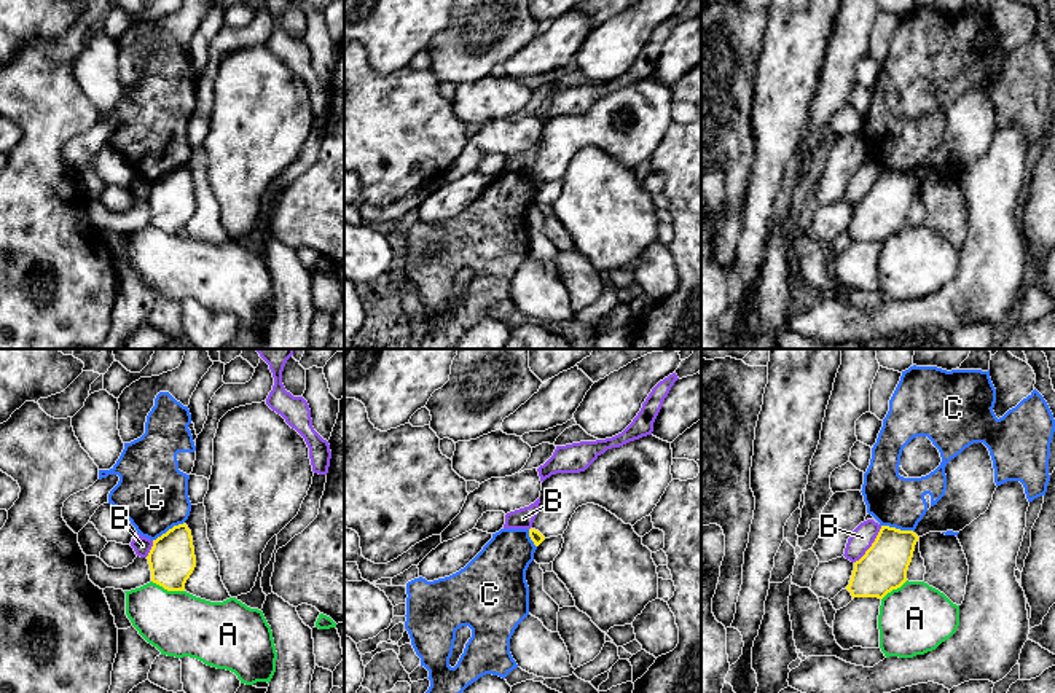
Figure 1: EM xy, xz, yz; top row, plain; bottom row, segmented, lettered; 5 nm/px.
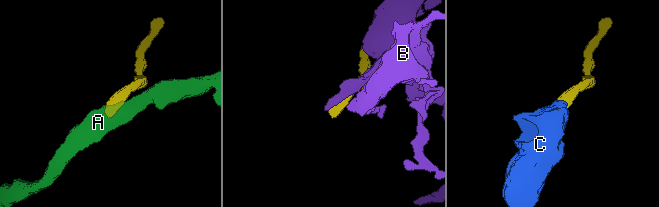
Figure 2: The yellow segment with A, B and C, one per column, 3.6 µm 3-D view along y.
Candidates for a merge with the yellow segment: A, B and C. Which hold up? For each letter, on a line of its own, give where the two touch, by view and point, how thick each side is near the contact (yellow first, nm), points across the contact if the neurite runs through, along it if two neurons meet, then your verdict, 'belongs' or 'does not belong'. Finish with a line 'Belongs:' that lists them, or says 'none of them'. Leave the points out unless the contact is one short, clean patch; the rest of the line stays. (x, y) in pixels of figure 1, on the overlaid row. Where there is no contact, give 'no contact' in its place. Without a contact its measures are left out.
A: xy (168, 590) | 220/320 nm | along xy (152, 580), (168, 590), (184, 591) | does not belong
B: yz (872, 545) | 240/120 nm | does not belong
C: yz (898, 529) | 240/260 nm | along yz (882, 524), (913, 532) | does not belong
Belongs: none of them

